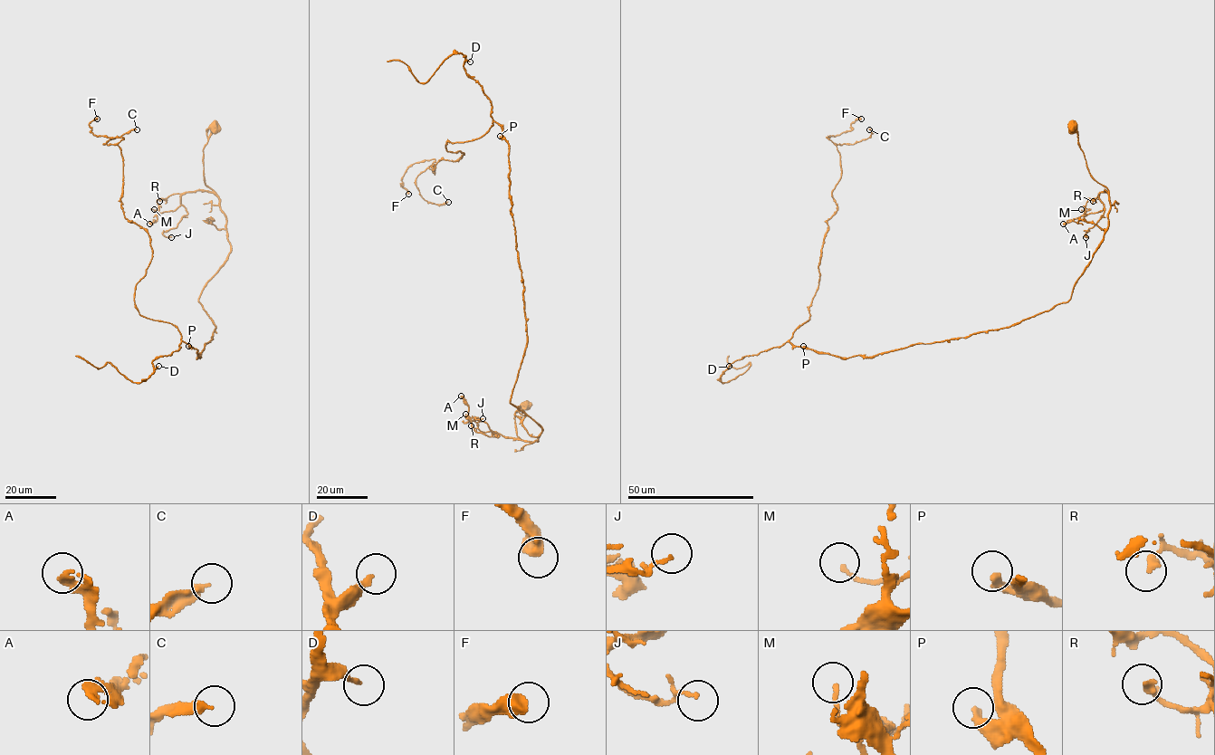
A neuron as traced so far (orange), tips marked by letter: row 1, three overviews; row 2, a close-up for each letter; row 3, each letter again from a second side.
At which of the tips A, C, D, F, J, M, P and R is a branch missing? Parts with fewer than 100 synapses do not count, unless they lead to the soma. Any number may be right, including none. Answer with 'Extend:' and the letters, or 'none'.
Extend: none

